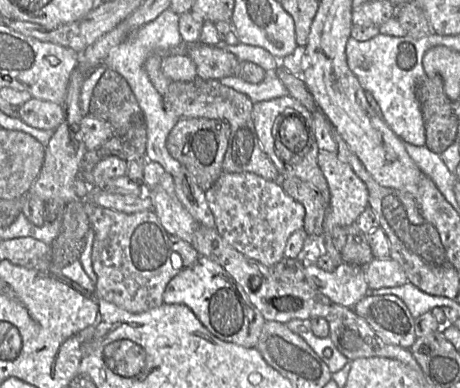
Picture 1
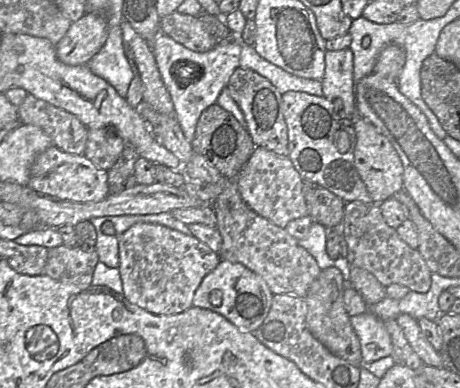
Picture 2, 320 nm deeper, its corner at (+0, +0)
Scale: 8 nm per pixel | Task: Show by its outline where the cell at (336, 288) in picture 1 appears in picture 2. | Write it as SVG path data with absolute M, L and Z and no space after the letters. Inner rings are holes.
M406 313L400 314L396 320L403 334L414 352L426 366L444 367L440 353L433 348L422 334L417 320Z

